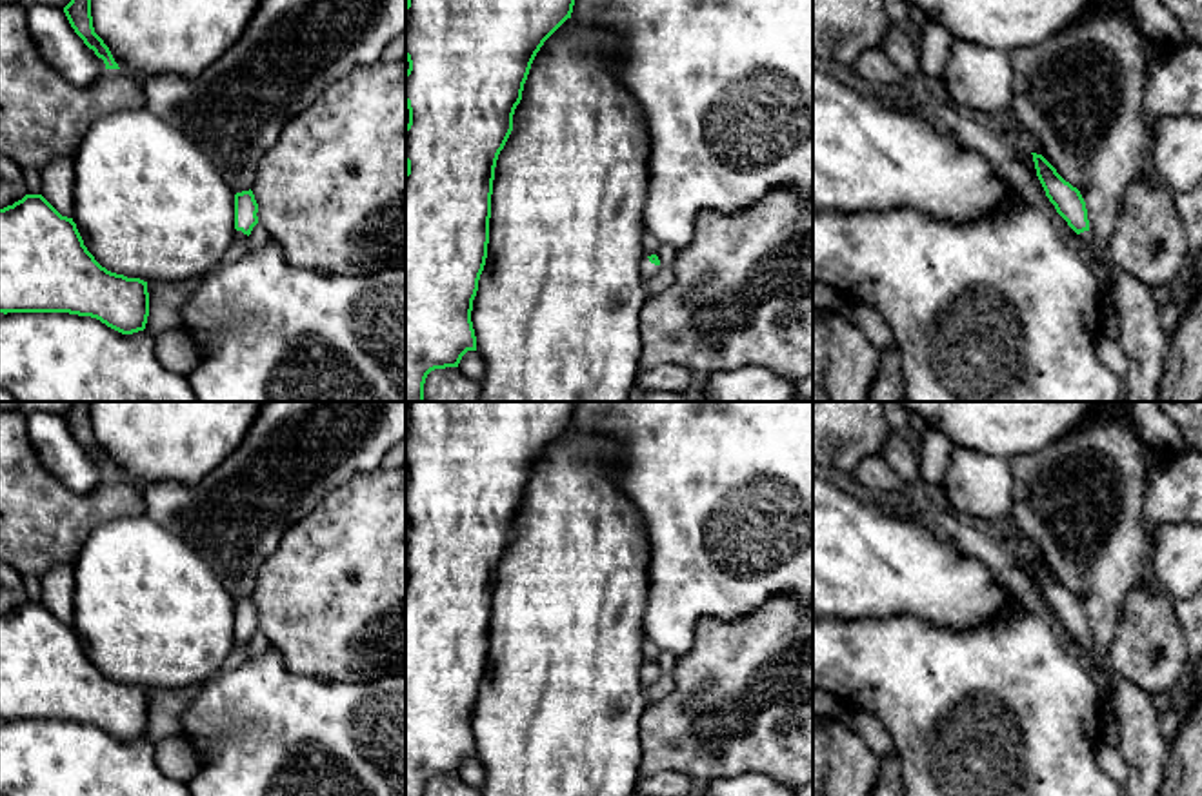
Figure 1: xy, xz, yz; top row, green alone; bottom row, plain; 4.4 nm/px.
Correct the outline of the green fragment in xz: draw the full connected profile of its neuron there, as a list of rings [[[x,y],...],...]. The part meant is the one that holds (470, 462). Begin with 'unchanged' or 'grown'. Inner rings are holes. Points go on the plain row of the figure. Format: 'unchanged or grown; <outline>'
unchanged; [[[407,402],[406,411],[406,796],[424,796],[426,785],[435,776],[458,774],[467,758],[476,758],[471,729],[473,707],[487,665],[489,625],[495,574],[511,538],[513,522],[522,507],[524,491],[531,471],[544,449],[571,425],[576,402]]]

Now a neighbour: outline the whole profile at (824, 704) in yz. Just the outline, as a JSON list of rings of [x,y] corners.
[[[813,689],[813,716],[836,718],[844,705],[840,698]]]

